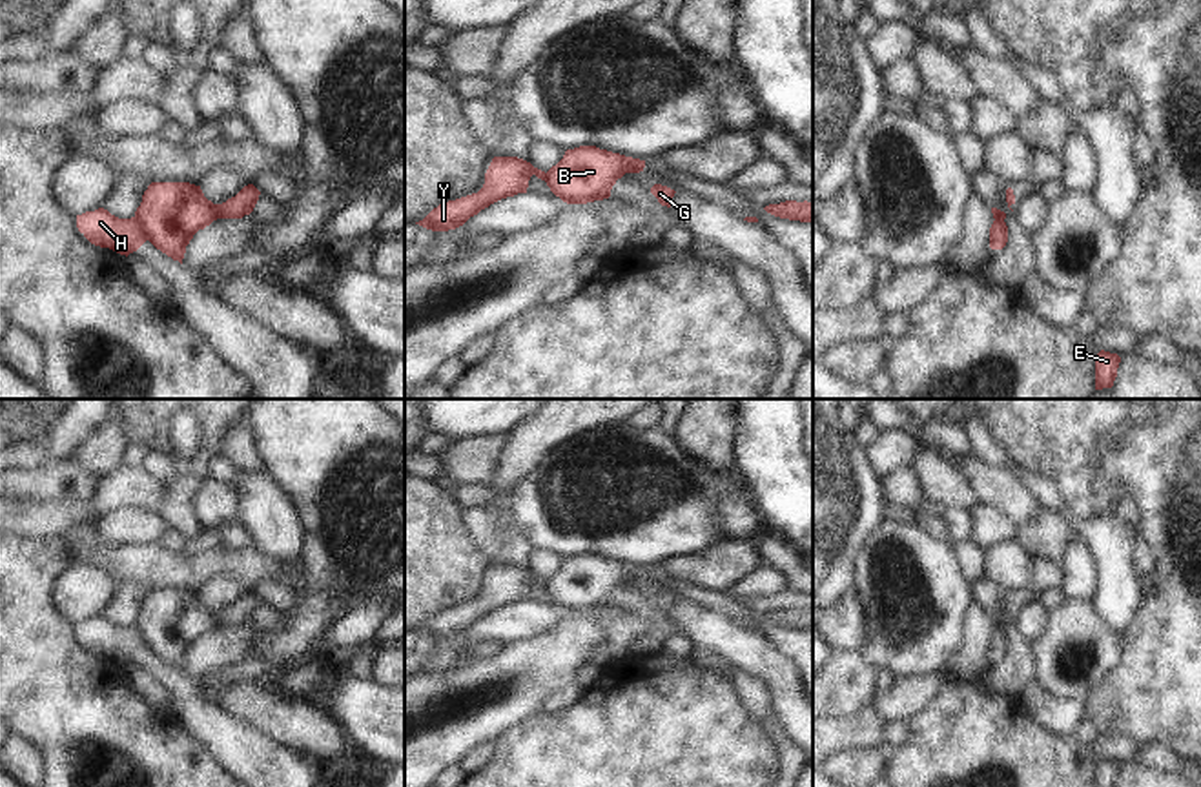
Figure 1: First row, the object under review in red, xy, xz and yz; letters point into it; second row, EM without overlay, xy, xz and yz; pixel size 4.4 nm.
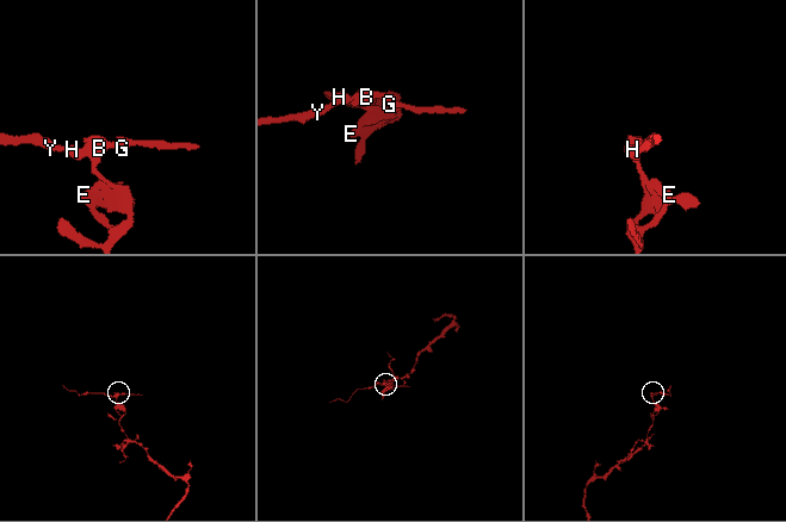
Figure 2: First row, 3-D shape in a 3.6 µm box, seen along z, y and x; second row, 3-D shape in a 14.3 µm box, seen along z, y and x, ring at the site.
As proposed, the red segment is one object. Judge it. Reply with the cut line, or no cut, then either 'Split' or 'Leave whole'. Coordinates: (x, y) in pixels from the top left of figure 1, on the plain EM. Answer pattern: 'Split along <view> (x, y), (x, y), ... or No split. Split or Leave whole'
Split along xy (133, 625), (148, 647). Split.

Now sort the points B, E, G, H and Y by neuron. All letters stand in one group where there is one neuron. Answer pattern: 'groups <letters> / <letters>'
groups B E G / H Y

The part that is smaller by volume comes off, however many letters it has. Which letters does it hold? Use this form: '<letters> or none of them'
H, Y

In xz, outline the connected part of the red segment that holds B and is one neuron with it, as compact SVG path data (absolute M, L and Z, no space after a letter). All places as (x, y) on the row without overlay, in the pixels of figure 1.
M580 554L545 581L550 599L567 612L587 612L611 605L611 598L625 581L640 581L645 568Z

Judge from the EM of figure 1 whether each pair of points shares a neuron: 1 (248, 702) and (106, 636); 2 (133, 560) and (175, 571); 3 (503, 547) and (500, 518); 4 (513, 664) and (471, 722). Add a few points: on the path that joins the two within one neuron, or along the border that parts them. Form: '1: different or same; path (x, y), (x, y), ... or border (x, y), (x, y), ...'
1: different; border (217, 705), (261, 725)
2: same; path (144, 563), (164, 569)
3: different; border (483, 509), (502, 536), (518, 529)
4: same; path (513, 682), (513, 693), (489, 707)

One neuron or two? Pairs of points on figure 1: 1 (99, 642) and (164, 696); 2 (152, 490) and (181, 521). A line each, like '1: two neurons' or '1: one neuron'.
1: two neurons
2: two neurons

